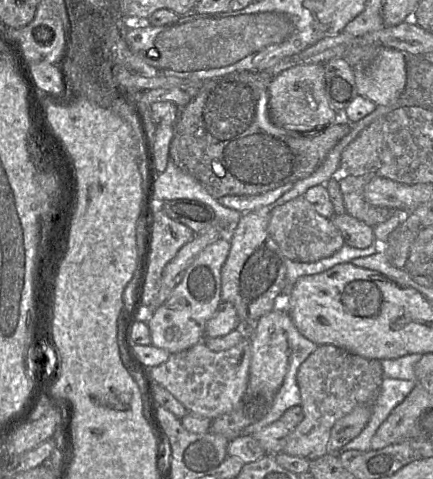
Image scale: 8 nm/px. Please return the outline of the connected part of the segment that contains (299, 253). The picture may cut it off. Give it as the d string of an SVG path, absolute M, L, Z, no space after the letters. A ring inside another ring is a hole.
M305 196L296 197L273 207L268 233L286 259L301 263L317 262L332 256L345 245L343 236L332 219L321 216Z

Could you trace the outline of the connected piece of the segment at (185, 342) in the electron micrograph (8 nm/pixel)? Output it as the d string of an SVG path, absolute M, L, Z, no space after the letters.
M218 239L208 245L188 267L169 298L149 316L146 323L155 347L172 354L203 341L206 322L215 314L222 302L221 268L228 257L230 247L230 241L224 239Z

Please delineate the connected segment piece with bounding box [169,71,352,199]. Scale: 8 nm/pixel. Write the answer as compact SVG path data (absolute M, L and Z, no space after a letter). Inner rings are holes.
M233 72L205 82L201 89L193 95L192 100L186 106L183 108L178 107L178 120L174 124L174 137L169 148L170 160L173 161L174 164L184 173L191 175L198 182L200 182L200 184L207 190L207 192L216 199L224 196L261 195L278 188L282 188L282 197L285 193L291 190L298 181L311 175L327 157L329 152L335 148L340 143L340 141L349 134L351 130L351 123L332 124L317 132L301 135L289 135L283 129L274 124L269 113L269 86L273 78L274 76L266 72Z

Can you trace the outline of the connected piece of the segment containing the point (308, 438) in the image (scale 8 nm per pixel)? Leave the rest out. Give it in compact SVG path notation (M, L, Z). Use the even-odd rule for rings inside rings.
M334 345L318 346L300 365L297 373L304 417L291 431L283 452L309 461L328 454L334 424L356 407L372 404L382 378L380 360L369 360Z

